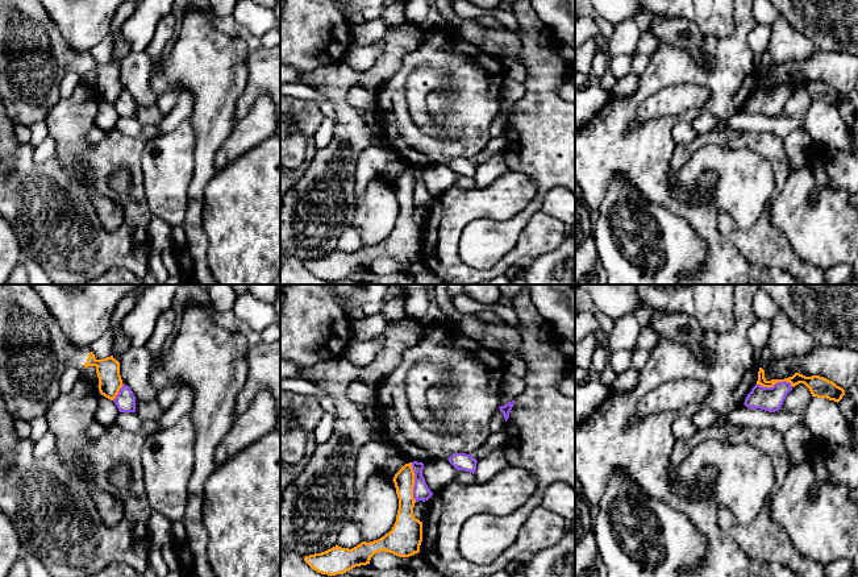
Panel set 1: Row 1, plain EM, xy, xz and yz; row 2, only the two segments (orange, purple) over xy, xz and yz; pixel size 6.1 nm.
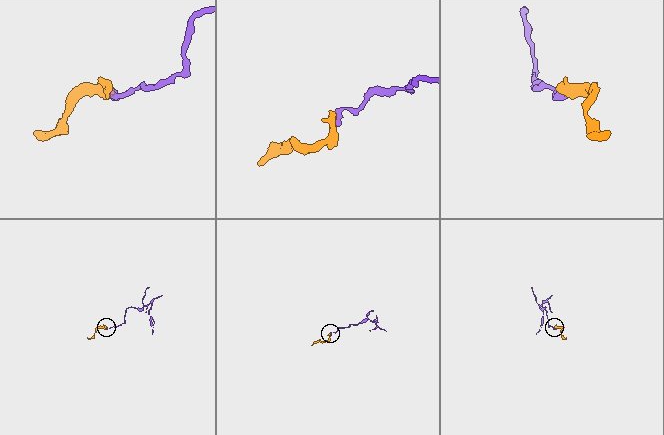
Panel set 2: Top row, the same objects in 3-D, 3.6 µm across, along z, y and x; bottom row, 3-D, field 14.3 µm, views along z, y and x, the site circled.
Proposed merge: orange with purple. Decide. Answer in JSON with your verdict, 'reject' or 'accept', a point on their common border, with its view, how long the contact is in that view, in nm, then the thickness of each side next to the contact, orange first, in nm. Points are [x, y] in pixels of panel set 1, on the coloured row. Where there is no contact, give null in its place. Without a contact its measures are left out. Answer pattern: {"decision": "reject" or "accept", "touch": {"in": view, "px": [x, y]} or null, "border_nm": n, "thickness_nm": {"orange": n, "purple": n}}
{"decision": "reject", "touch": {"in": "xz", "px": [413, 482]}, "border_nm": 240, "thickness_nm": {"orange": 130, "purple": 100}}

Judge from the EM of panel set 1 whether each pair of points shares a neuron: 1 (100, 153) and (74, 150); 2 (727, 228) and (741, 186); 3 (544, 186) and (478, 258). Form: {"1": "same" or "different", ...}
{"1": "different", "2": "different", "3": "same"}

